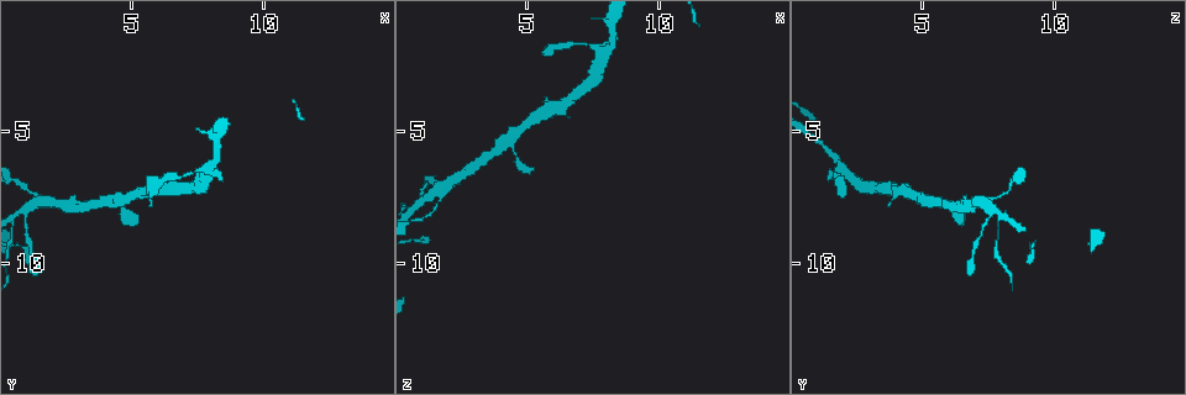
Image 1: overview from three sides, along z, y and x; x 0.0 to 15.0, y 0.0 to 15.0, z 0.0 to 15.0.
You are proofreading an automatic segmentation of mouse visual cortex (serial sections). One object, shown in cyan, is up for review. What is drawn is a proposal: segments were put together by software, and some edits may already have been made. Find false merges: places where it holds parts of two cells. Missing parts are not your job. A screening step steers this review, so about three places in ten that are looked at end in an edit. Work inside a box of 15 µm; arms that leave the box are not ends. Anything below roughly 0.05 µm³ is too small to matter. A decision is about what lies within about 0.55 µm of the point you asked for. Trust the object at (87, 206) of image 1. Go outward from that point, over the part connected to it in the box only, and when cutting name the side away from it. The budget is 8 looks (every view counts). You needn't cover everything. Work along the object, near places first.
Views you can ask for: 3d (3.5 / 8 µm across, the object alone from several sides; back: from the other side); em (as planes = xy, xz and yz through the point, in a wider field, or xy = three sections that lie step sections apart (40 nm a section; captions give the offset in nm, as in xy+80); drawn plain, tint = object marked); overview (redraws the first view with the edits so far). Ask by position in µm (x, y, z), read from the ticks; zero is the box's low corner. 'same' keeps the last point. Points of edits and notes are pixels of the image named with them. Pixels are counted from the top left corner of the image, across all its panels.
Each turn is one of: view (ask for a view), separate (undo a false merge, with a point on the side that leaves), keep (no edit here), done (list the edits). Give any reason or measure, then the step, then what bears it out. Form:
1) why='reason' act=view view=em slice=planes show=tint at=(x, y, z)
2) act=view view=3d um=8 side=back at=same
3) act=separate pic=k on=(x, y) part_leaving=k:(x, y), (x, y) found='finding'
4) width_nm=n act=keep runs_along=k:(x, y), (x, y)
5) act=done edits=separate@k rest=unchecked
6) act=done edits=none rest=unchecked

act=view view=3d um=3.5 side=back at=(4.2, 7.7, 5.4)

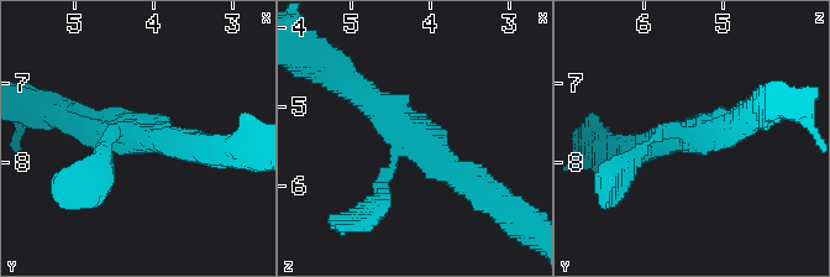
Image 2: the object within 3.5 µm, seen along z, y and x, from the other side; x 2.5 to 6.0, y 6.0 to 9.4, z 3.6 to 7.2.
arms=3 arm_widths_nm=150,400,400 why='now the EM' act=view view=em slice=xy step=3 show=tint at=(4.15, 7.65, 5.35)

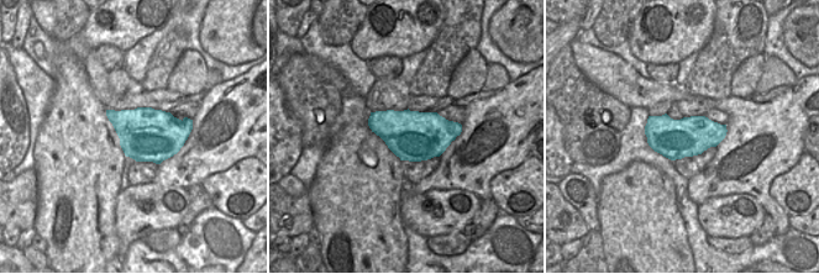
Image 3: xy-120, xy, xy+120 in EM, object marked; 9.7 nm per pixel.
act=keep runs_along=2:(479, 191), (350, 85) found='continuous, no second cell'

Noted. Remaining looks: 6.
why='abrupt turn' act=view view=3d um=3.5 at=(7.9, 6.4, 2.0)

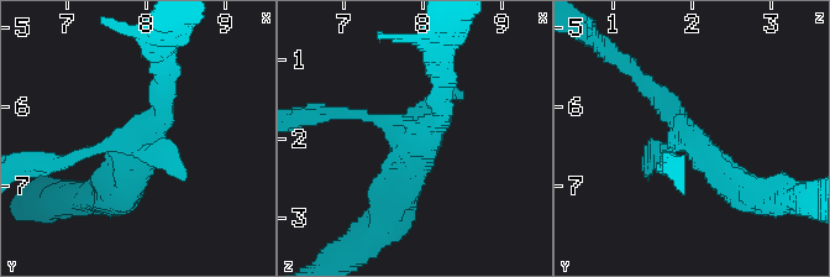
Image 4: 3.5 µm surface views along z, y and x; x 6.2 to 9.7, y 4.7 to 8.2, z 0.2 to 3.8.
act=view view=em slice=xy step=5 show=tint at=(7.80, 6.50, 2.05)

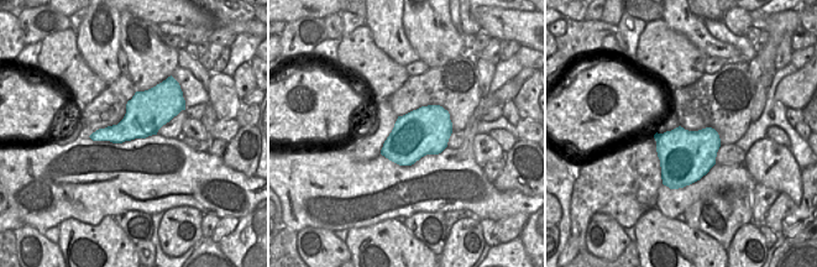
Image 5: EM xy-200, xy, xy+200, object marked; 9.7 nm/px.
act=keep runs_along=4:(760, 196), (734, 188), (649, 85) found='one cell here'

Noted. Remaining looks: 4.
why='two arms in line, one across' act=view view=em slice=xy step=3 show=tint at=(1.6, 7.6, 7.1)

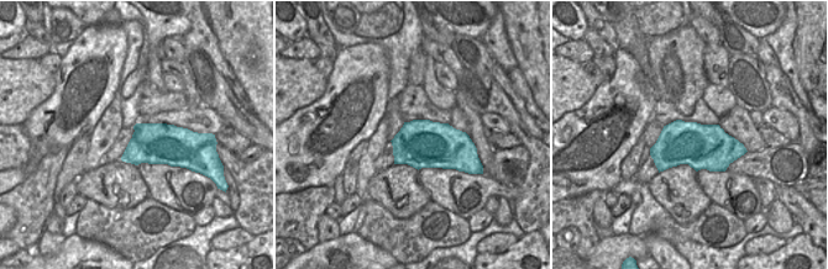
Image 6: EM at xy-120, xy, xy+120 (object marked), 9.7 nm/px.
act=view view=3d um=3.5 side=back at=same

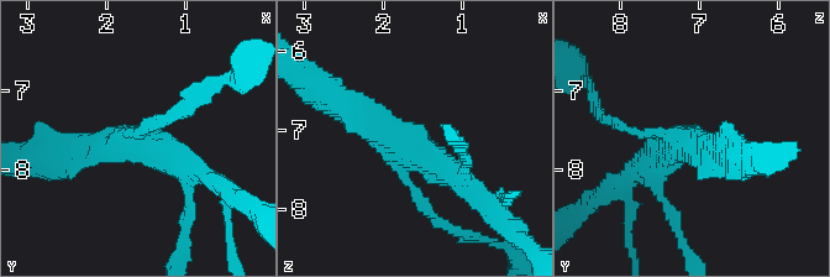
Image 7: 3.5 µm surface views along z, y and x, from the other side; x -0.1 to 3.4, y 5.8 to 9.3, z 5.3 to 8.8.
arm_widths_nm=150,350,400 act=keep runs_along=7:(346, 106), (418, 147), (474, 196) found='continuous, no second cell'

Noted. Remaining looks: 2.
act=done edits=none rest=unchecked

